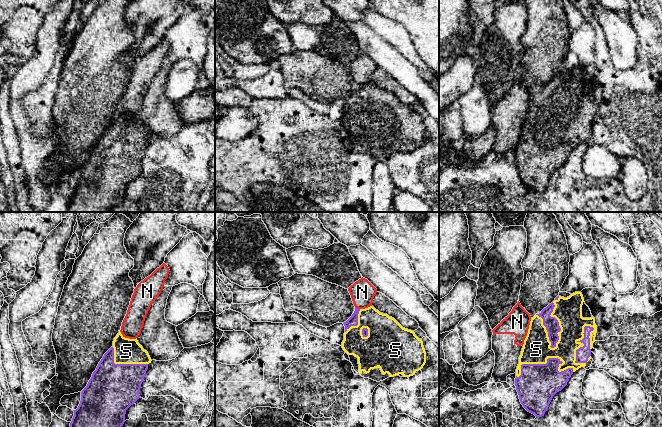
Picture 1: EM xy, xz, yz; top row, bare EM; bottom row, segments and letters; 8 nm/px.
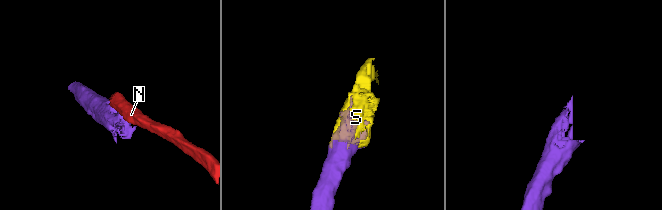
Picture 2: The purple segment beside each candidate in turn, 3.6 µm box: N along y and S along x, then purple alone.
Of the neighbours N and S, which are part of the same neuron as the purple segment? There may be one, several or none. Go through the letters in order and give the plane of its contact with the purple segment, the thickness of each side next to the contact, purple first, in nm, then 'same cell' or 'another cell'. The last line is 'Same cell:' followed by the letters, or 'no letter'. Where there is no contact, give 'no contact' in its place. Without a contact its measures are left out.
N: xz | 80/200 nm | another cell
S: yz | 110/200 nm | same cell
Same cell: S

